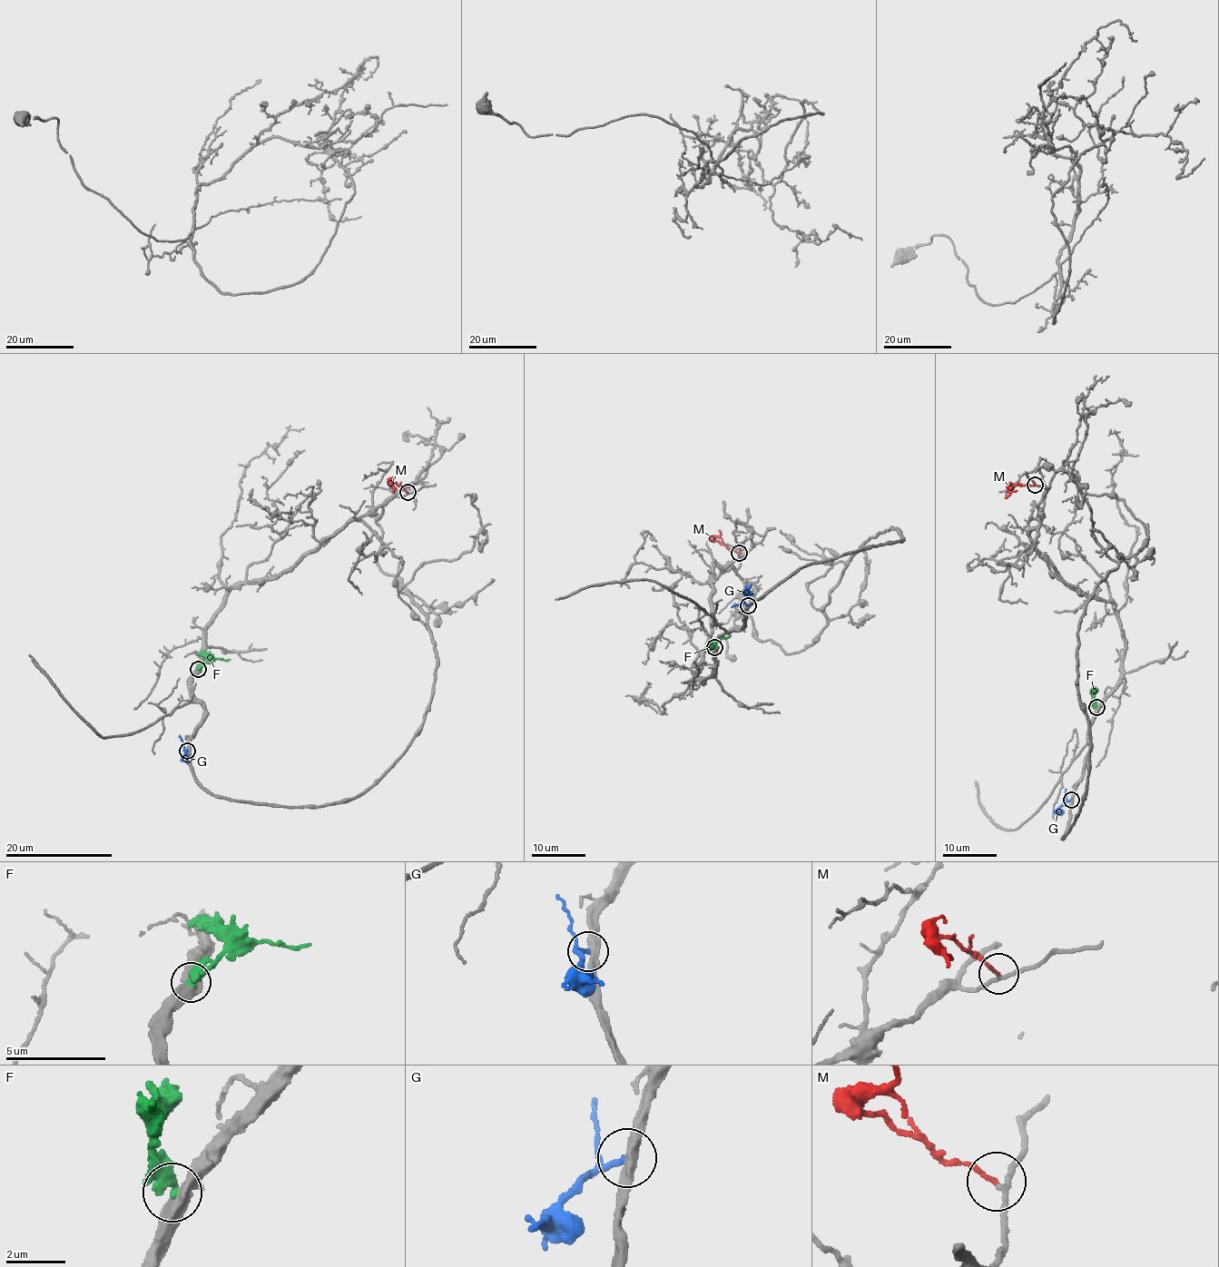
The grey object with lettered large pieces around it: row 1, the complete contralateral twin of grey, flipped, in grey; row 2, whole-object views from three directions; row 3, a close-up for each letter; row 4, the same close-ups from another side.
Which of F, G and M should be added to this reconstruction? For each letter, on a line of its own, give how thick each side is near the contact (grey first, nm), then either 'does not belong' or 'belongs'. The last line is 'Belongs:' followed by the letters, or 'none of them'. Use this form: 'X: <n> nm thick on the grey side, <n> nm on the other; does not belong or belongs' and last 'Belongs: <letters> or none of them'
F: 550 nm thick on the grey side, 400 nm on the other; does not belong
G: 360 nm thick on the grey side, 200 nm on the other; does not belong
M: 140 nm thick on the grey side, 140 nm on the other; belongs
Belongs: M

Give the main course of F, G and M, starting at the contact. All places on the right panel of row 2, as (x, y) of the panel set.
F: (1096, 708), (1093, 699), (1094, 688)
G: (1072, 799), (1054, 811)
M: (1035, 486), (1013, 486), (1009, 495), (1004, 497)

